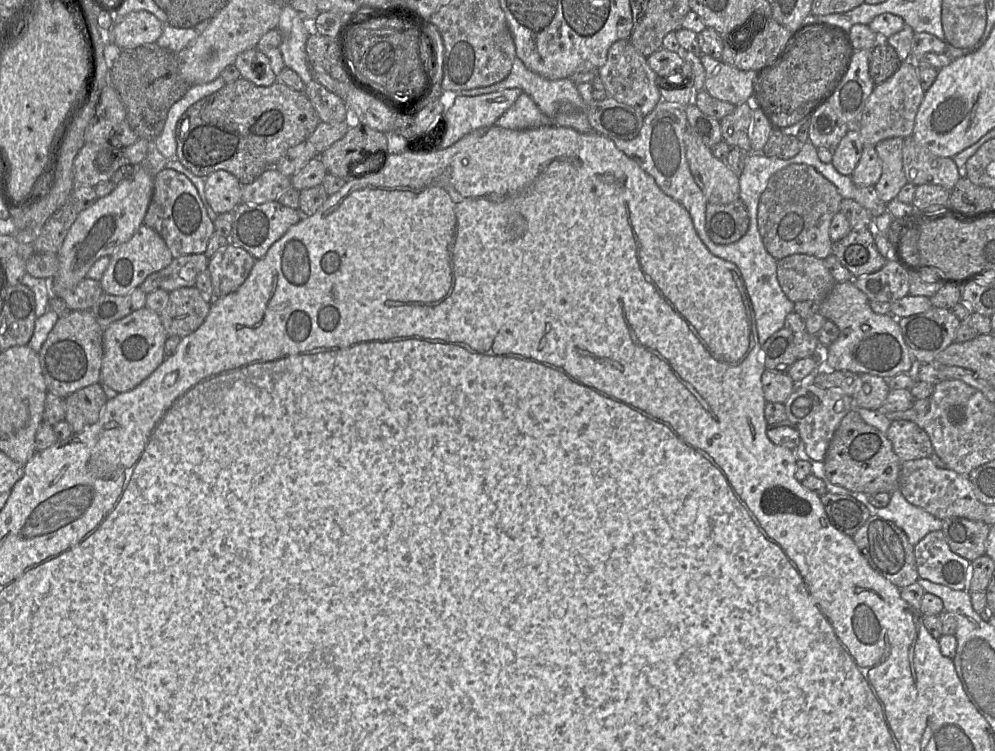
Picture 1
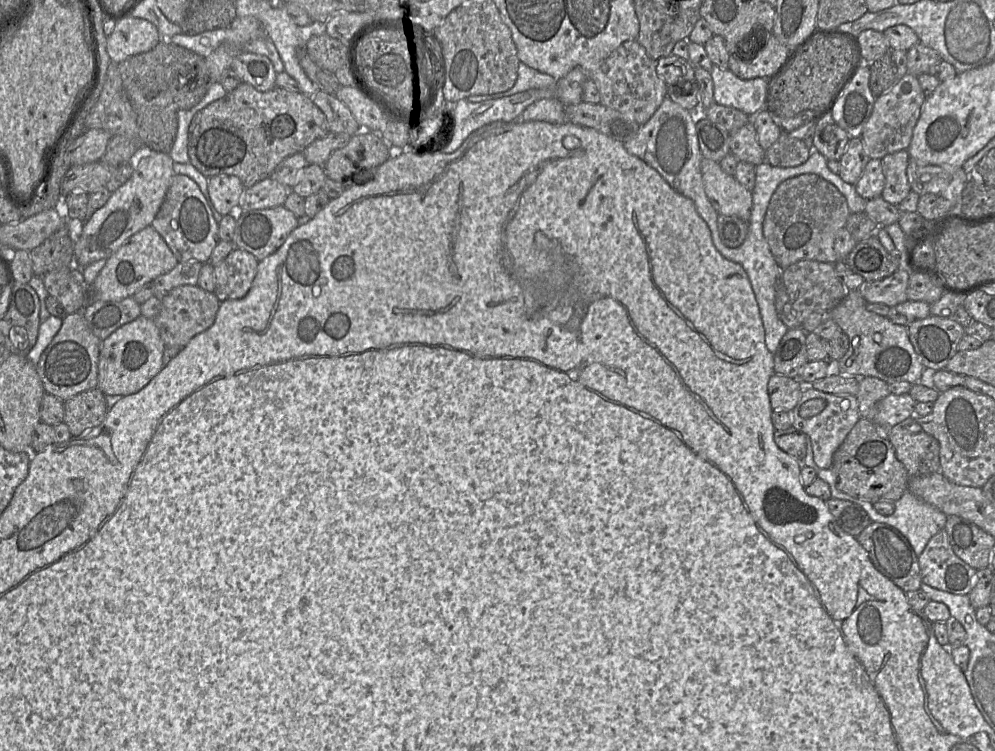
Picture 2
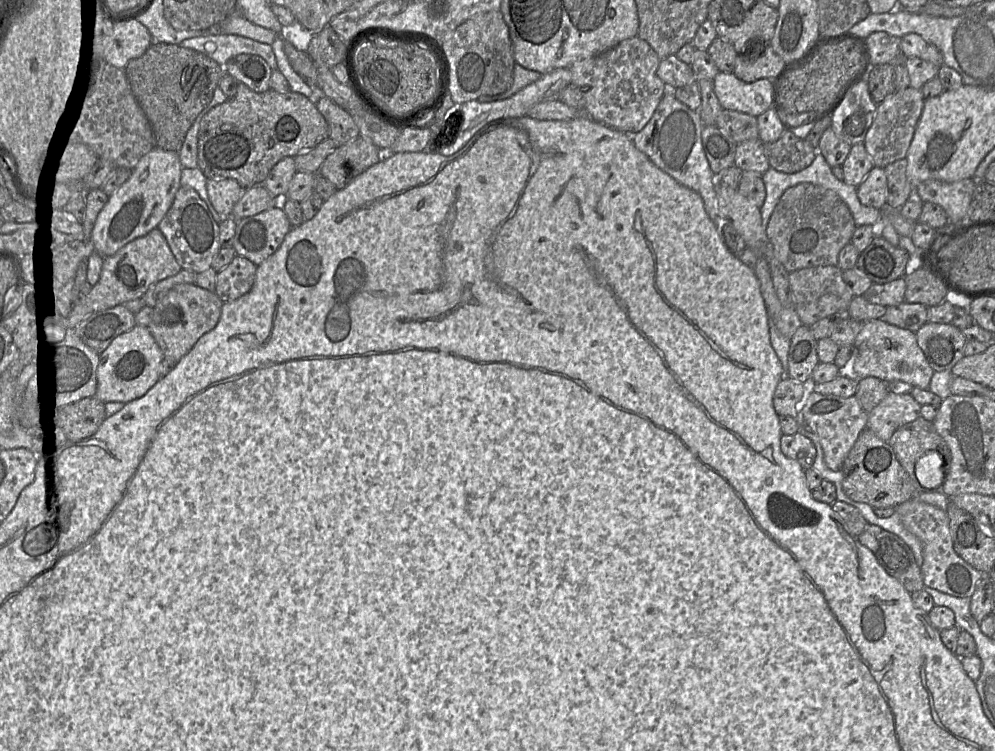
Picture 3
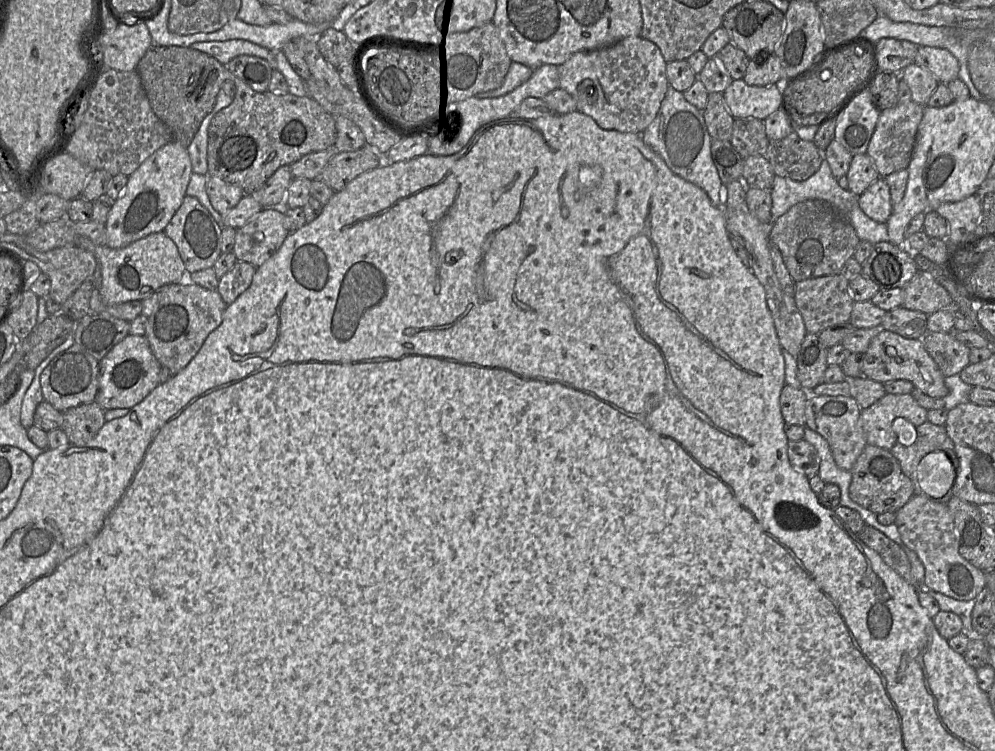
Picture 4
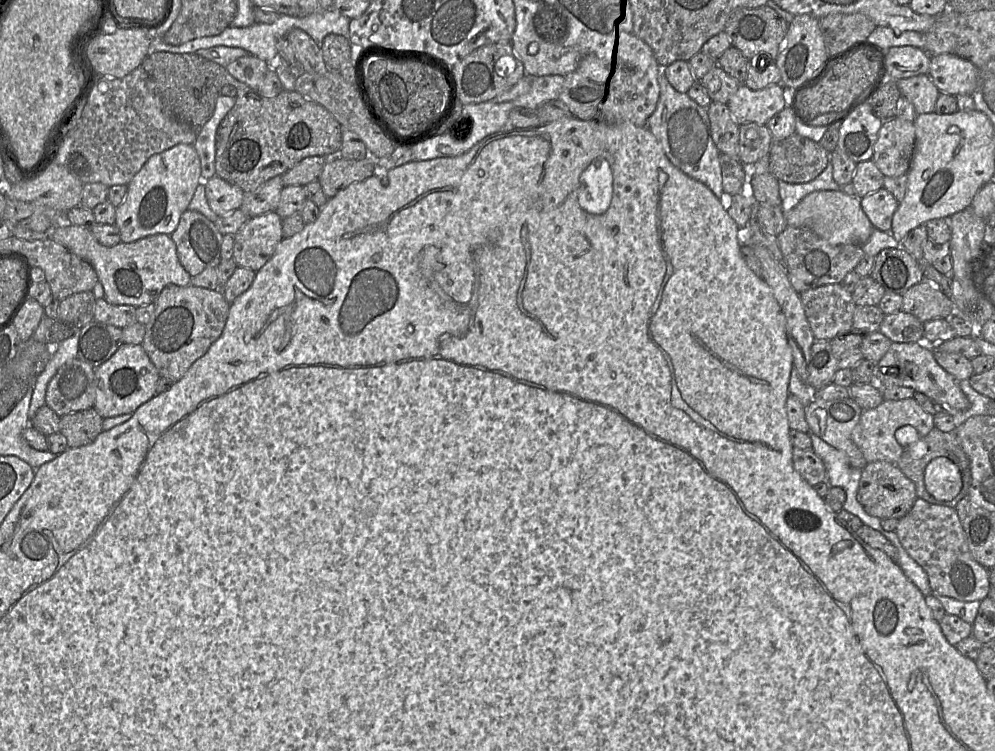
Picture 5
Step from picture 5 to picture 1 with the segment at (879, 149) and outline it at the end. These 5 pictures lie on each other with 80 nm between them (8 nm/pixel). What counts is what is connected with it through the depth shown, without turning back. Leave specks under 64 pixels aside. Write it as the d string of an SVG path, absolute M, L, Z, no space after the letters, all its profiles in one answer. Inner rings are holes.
M911 60L901 62L898 70L890 78L875 85L860 119L860 134L864 145L876 146L885 139L904 139L913 134L916 115L925 94L917 68L916 63Z

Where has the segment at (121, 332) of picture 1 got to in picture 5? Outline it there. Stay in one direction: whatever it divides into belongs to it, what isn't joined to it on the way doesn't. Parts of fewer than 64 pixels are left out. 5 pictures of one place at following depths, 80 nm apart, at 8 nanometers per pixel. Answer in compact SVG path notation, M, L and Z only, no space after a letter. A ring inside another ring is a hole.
M123 343L118 350L95 370L94 409L103 418L133 413L156 395L159 373L141 344Z

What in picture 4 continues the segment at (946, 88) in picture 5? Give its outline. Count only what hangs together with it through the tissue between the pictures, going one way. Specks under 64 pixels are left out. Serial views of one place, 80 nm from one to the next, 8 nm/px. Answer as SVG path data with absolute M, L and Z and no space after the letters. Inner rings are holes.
M919 46L915 62L929 71L939 83L947 85L959 77L957 58L944 48Z

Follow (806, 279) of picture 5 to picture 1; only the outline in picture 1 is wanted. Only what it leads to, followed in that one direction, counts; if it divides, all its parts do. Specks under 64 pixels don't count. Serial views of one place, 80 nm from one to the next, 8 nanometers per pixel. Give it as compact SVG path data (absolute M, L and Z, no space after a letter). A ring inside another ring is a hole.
M792 163L773 174L758 205L758 228L766 250L780 260L793 254L824 259L832 254L830 223L843 198L836 186L812 166Z

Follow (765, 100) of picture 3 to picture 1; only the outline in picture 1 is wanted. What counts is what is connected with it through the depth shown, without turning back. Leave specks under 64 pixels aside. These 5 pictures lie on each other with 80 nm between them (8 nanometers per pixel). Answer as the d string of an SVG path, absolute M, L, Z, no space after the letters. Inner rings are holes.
M706 54L700 61L707 76L705 89L712 97L733 105L748 102L752 111L760 107L753 98L757 71L743 71Z

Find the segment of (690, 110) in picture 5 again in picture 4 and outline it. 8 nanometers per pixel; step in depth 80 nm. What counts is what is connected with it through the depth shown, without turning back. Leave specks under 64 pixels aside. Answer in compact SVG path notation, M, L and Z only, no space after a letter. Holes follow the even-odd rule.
M668 86L655 118L641 135L643 141L664 160L673 173L704 190L713 206L726 205L724 186L712 159L712 138L703 113L685 99L683 92Z

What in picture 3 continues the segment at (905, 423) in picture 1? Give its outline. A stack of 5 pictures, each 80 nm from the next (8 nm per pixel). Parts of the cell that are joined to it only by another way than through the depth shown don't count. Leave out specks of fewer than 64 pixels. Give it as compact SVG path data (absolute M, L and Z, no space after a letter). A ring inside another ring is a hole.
M919 417L907 424L905 430L899 428L889 440L896 458L902 465L917 491L922 491L915 473L917 460L930 451L940 453L946 462L946 471L951 462L951 454L945 440L938 434L932 422Z

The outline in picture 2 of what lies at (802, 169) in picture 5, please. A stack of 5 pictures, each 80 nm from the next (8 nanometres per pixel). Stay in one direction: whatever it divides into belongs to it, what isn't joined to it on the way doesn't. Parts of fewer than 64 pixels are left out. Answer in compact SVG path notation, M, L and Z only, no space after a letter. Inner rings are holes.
M782 133L779 138L765 150L766 161L777 167L795 167L805 163L810 156L810 148L803 139Z

